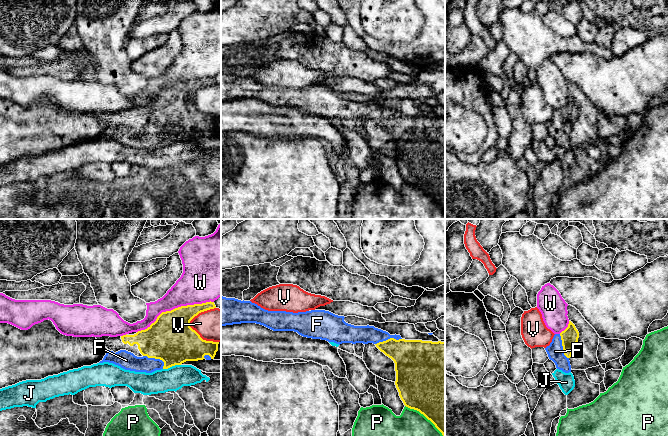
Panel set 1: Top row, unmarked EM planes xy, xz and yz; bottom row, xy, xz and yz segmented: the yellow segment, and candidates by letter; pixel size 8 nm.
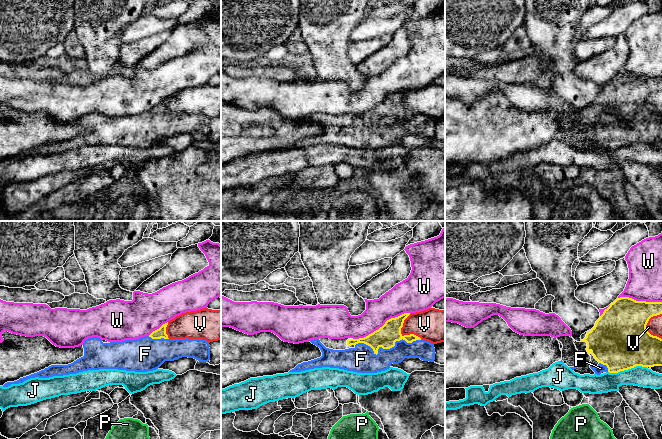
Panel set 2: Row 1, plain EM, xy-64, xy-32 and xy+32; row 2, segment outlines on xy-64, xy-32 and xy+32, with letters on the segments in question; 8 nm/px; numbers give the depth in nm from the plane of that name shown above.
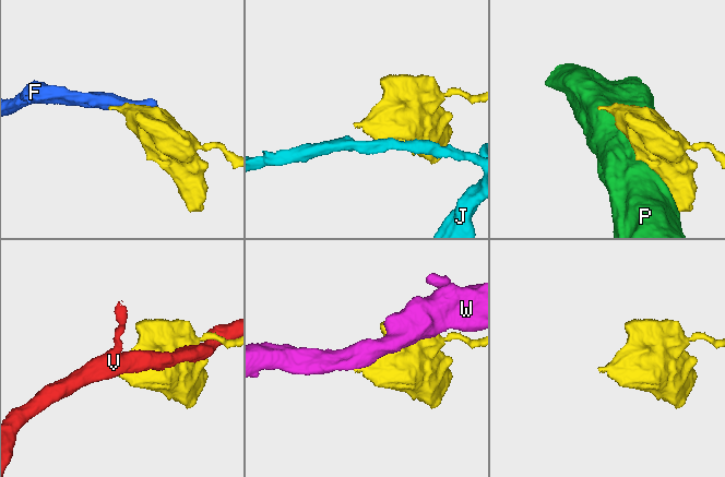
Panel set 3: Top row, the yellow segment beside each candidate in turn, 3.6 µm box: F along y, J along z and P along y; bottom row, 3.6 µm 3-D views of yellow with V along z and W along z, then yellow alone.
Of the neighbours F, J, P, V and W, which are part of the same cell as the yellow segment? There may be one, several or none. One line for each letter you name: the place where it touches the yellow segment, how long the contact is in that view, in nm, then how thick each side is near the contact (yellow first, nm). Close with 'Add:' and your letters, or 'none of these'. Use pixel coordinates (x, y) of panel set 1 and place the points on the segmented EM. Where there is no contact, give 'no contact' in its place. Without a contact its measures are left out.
F: contact xy (156, 358); length 200 nm; calibres 380 and 140 nm
Add: F

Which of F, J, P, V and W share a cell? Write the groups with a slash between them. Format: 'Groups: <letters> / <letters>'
Groups: F / J / P / V / W

